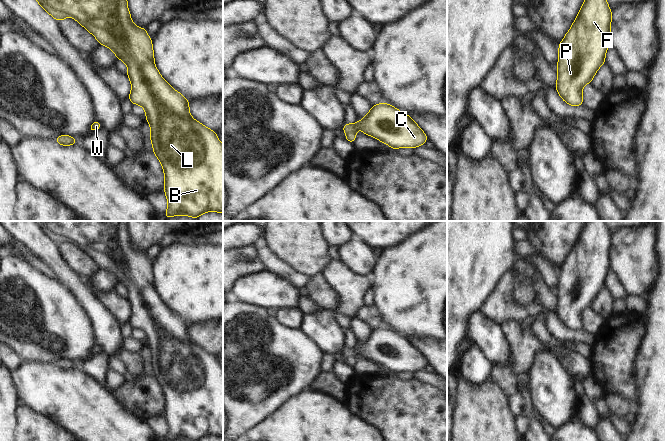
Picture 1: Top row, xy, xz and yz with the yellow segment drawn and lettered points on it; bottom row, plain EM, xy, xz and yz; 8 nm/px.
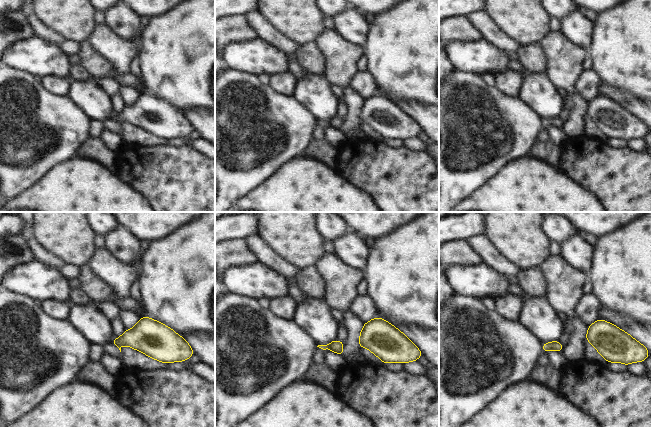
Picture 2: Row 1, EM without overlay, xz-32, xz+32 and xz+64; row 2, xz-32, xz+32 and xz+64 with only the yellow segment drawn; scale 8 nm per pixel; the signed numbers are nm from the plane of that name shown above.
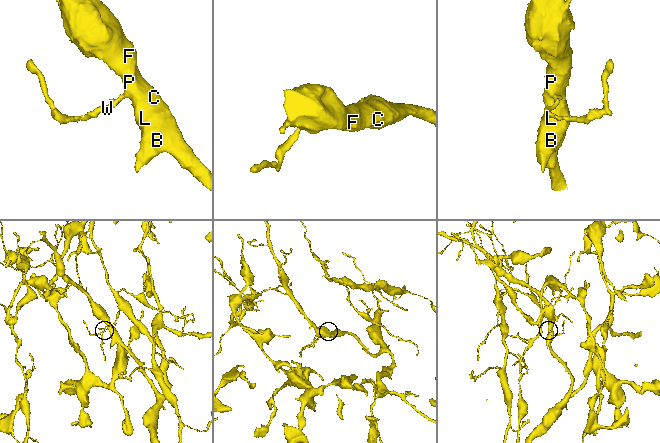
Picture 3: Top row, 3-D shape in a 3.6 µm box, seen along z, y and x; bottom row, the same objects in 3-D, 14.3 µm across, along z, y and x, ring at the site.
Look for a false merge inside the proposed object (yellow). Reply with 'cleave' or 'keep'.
keep

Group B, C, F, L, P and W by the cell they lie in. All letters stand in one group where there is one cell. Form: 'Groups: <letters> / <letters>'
Groups: B C F L P W.

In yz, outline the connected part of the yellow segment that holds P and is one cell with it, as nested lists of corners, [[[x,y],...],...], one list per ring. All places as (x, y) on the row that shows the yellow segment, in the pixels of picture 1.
[[[585,0],[571,29],[558,46],[559,69],[555,89],[568,105],[583,105],[582,88],[591,83],[597,70],[605,64],[605,54],[611,44],[612,13],[606,0]]]

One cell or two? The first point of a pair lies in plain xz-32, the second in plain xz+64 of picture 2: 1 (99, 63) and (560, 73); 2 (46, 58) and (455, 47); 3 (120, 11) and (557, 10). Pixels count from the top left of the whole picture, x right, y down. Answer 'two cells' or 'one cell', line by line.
1: two cells
2: one cell
3: two cells

